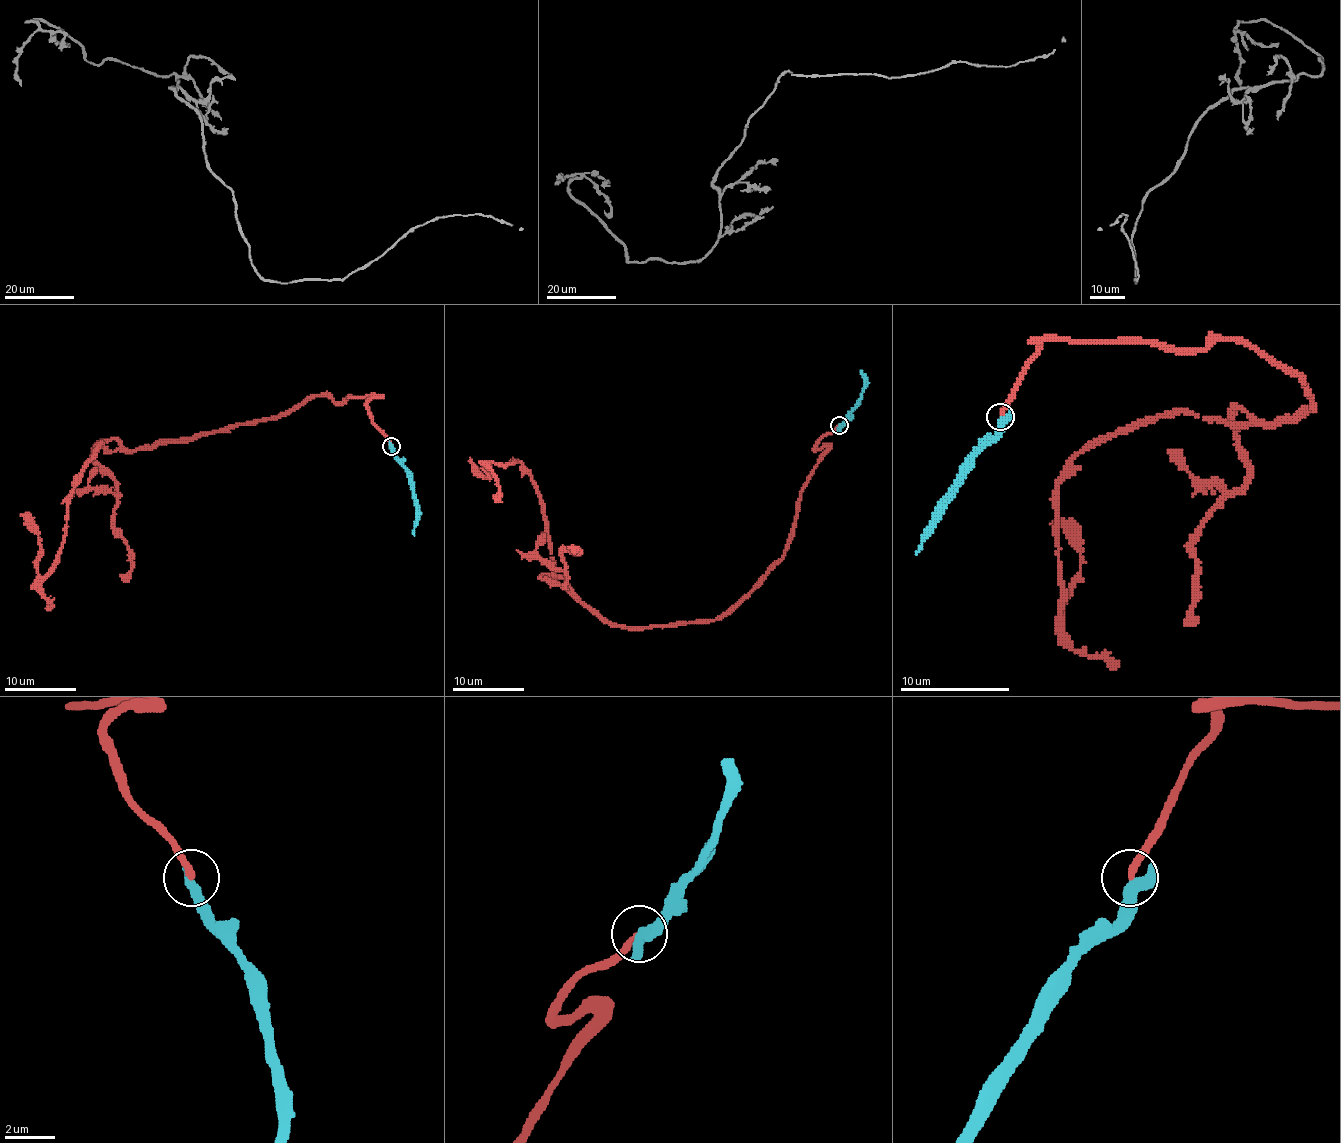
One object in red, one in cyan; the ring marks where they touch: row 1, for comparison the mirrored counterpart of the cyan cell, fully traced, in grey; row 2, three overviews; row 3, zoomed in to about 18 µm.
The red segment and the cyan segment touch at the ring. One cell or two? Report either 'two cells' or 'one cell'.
two cells

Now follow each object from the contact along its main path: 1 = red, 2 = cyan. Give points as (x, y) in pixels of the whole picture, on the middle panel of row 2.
1: (839, 425), (782, 557), (714, 619), (675, 625), (584, 607), (527, 470), (486, 477), (470, 457)
2: (839, 425), (856, 407), (864, 388), (862, 370)

